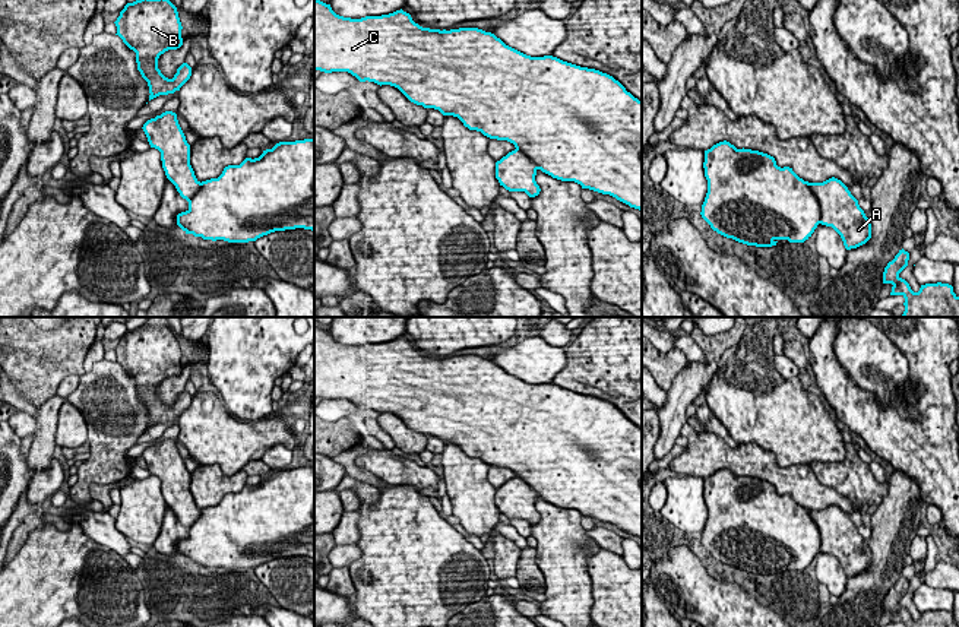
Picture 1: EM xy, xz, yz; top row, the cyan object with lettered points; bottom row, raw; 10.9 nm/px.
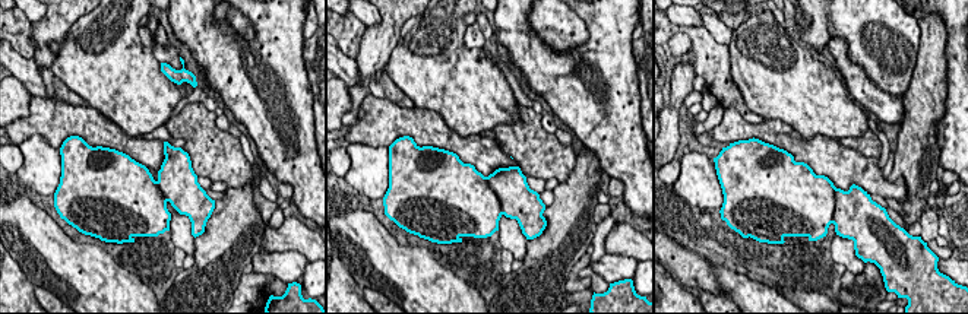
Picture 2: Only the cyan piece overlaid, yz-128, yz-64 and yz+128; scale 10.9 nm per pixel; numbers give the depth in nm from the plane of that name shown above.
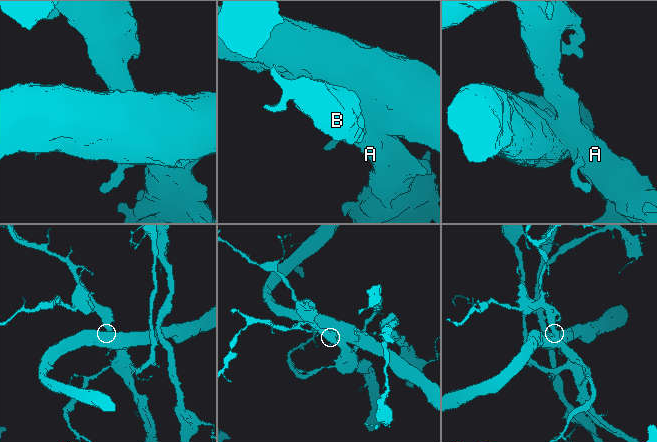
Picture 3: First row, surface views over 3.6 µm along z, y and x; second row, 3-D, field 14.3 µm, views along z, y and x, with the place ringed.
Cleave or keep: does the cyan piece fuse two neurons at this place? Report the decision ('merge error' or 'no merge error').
no merge error

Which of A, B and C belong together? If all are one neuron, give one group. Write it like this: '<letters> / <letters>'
A B C

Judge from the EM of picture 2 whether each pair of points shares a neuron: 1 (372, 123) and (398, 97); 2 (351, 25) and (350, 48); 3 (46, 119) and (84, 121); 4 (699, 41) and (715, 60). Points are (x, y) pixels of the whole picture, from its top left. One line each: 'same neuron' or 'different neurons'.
1: different neurons
2: same neuron
3: same neuron
4: same neuron

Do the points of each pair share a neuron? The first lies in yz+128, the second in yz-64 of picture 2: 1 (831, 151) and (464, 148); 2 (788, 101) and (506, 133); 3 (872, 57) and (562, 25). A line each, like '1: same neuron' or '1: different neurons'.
1: same neuron
2: different neurons
3: same neuron

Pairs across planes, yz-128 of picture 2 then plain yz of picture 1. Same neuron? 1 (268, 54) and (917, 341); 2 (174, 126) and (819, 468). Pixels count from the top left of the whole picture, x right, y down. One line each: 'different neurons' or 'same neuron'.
1: same neuron
2: same neuron

